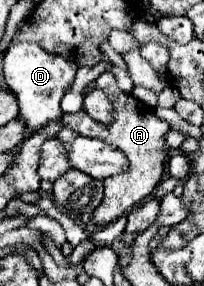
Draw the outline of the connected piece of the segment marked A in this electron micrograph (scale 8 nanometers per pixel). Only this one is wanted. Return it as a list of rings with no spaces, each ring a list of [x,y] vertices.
[[[104,72],[100,74],[92,84],[88,84],[84,88],[82,94],[90,92],[90,88],[98,88],[98,90],[104,90],[114,106],[114,112],[112,112],[112,122],[106,126],[106,124],[100,124],[96,120],[92,120],[84,110],[80,110],[82,118],[70,118],[70,114],[64,114],[62,116],[62,122],[64,126],[70,126],[72,130],[80,132],[82,136],[90,136],[90,138],[100,138],[104,142],[110,142],[110,144],[116,144],[130,160],[130,170],[120,174],[118,178],[108,178],[104,182],[104,200],[102,204],[92,212],[92,224],[94,226],[104,226],[104,224],[110,224],[114,222],[116,218],[120,218],[124,212],[128,212],[130,208],[134,208],[136,204],[140,204],[140,200],[144,200],[146,196],[152,194],[152,190],[156,188],[156,184],[160,182],[162,174],[164,174],[164,162],[166,162],[166,156],[168,156],[168,146],[166,146],[166,132],[170,132],[170,124],[160,120],[156,114],[152,114],[154,110],[146,104],[140,106],[140,102],[132,96],[132,94],[124,94],[118,90],[116,86],[116,78],[110,74],[110,72]]]

